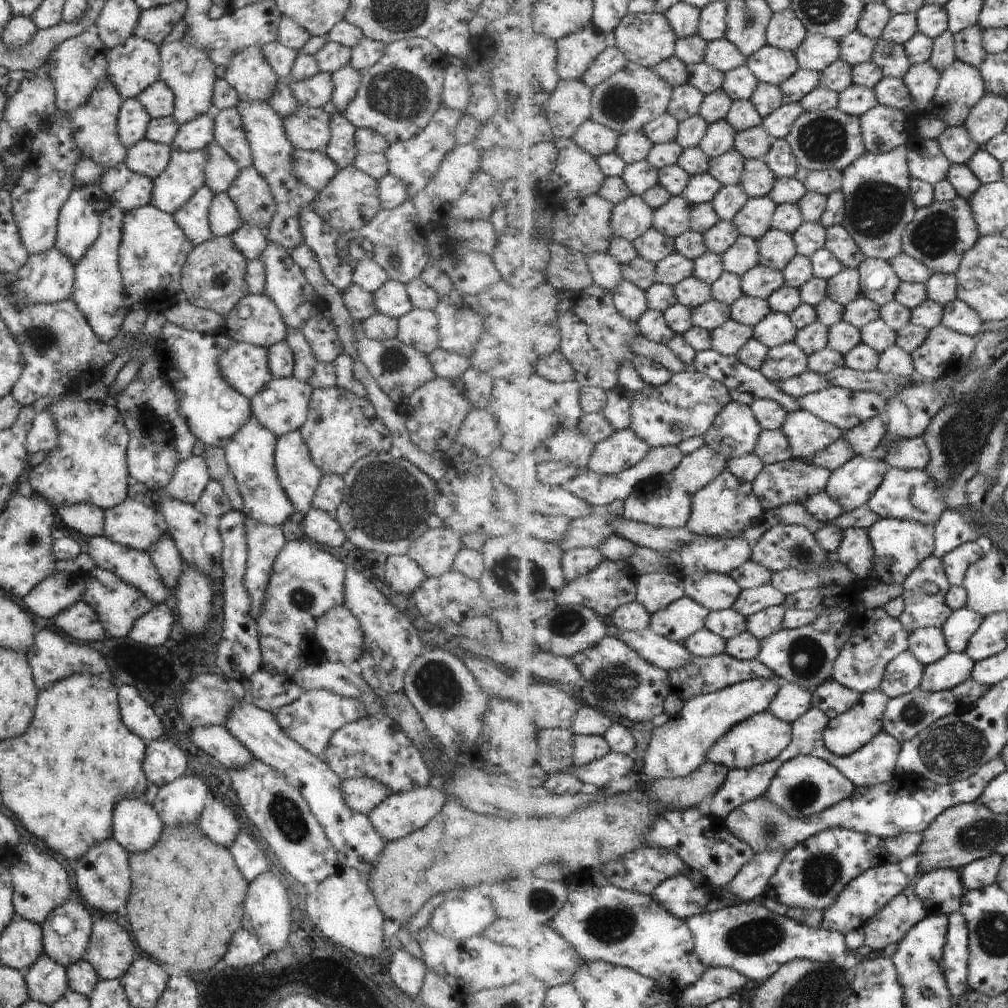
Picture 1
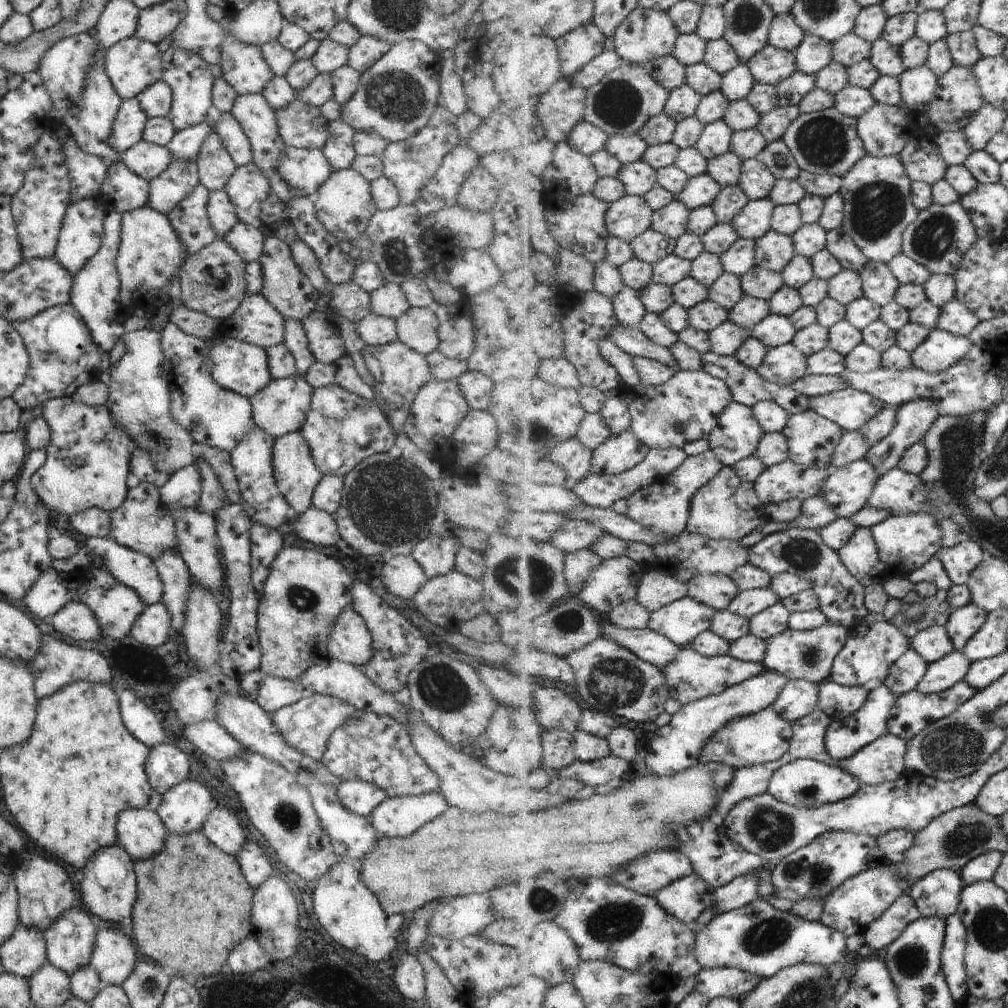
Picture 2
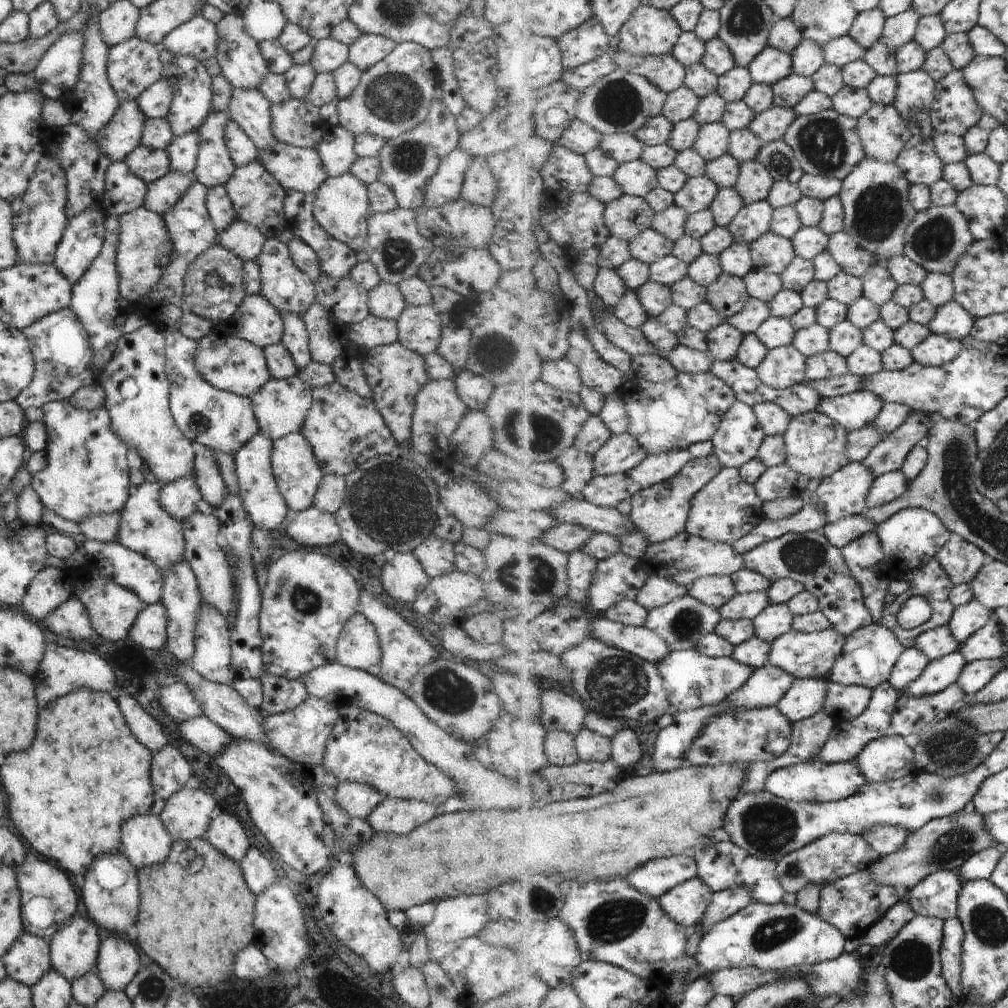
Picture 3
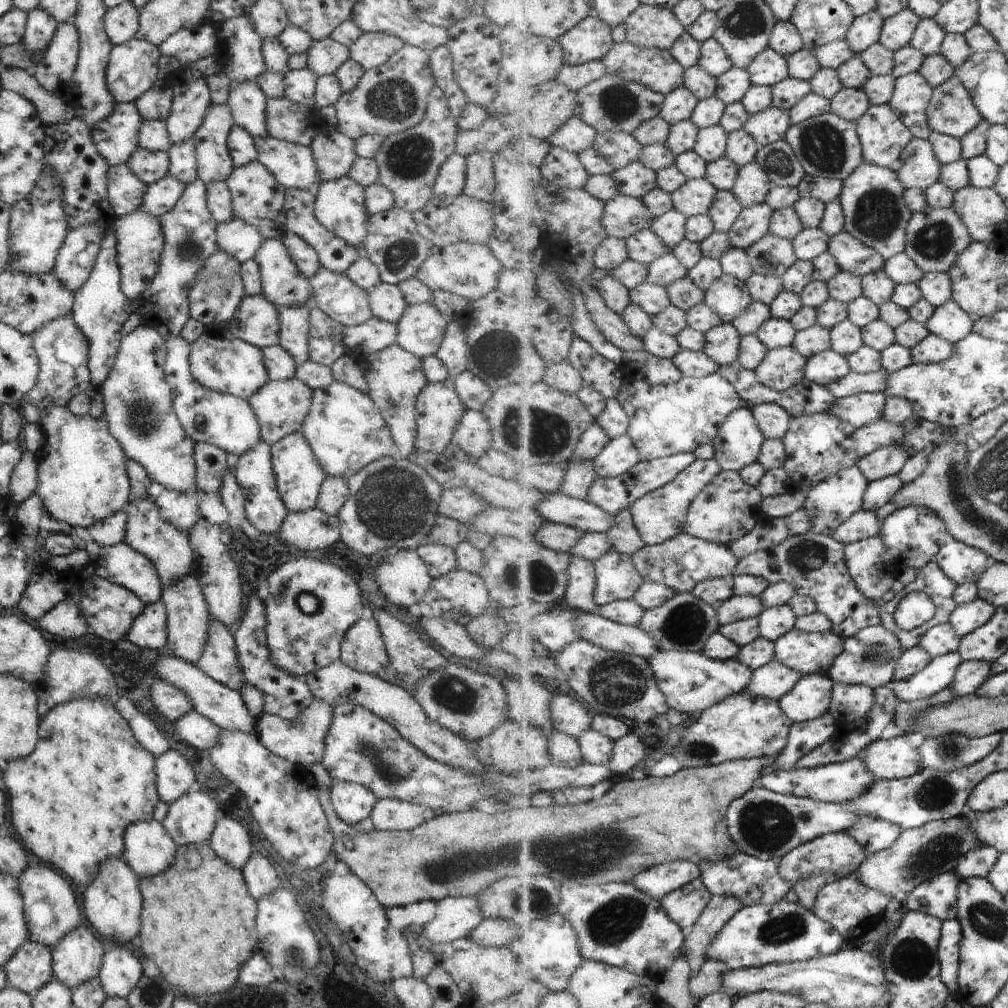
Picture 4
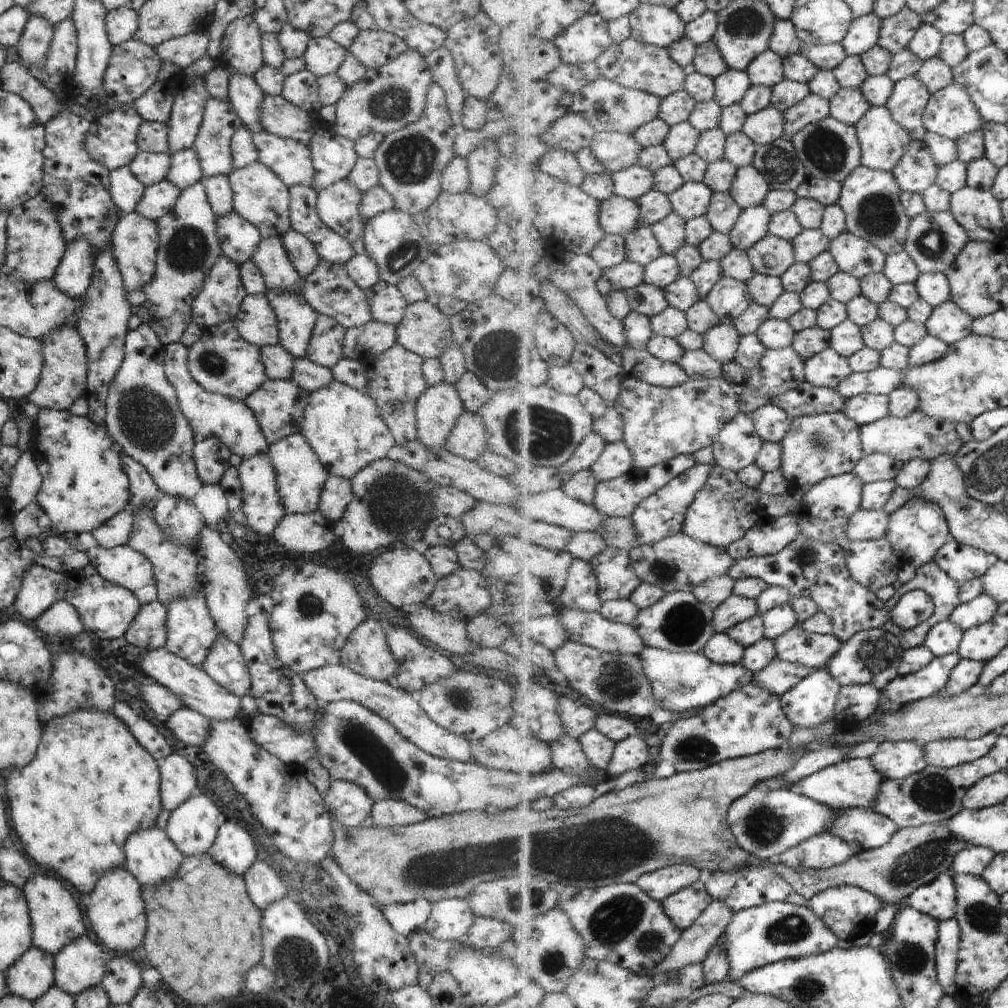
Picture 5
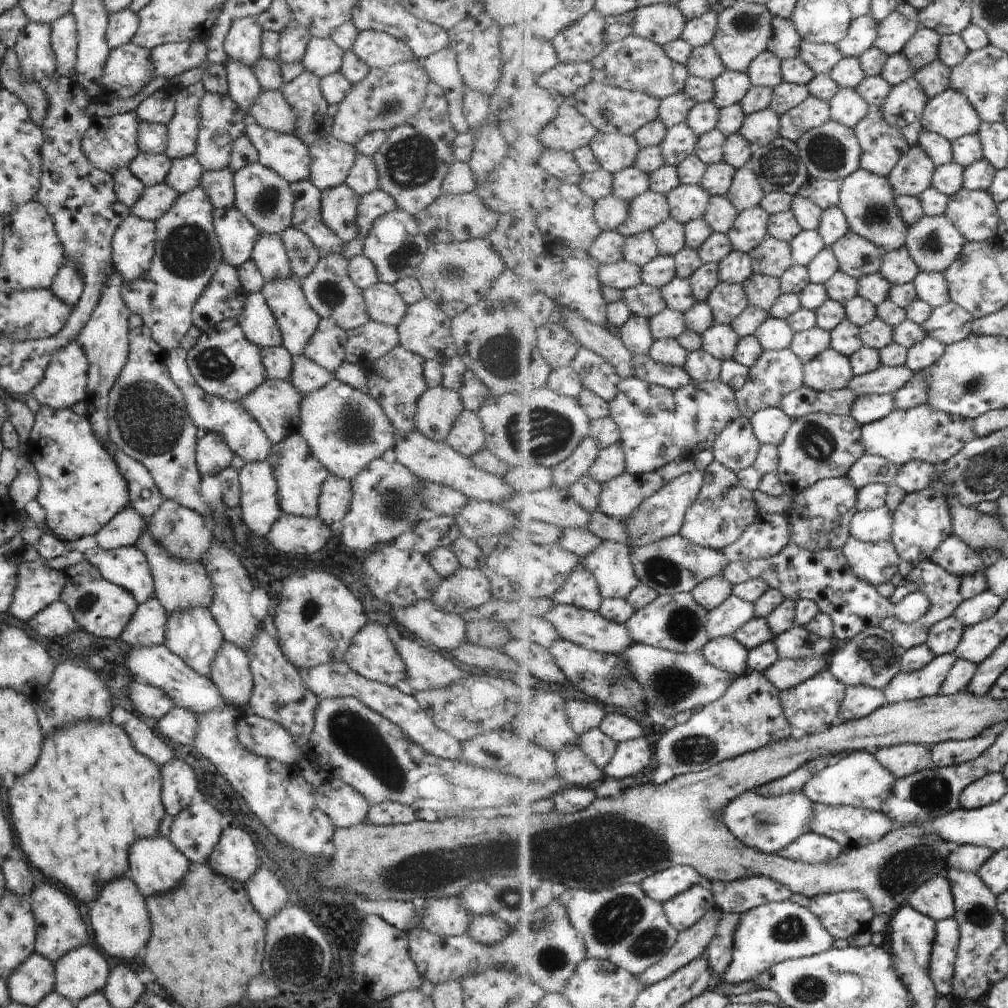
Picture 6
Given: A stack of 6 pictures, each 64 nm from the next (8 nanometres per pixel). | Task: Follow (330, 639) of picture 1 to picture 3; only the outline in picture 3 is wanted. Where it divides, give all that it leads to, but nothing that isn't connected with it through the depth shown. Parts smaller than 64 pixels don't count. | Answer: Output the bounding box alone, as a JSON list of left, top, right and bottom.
[334,612,380,671]

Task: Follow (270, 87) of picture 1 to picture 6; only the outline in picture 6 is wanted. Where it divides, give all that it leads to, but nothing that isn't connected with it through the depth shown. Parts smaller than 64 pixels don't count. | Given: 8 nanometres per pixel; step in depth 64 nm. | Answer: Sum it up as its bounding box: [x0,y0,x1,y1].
[222,17,262,68]

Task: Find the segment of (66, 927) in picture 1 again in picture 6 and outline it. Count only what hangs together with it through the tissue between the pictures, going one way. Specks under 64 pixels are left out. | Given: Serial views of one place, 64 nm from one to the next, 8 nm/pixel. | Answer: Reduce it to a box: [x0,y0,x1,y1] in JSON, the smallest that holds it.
[53,944,109,1001]

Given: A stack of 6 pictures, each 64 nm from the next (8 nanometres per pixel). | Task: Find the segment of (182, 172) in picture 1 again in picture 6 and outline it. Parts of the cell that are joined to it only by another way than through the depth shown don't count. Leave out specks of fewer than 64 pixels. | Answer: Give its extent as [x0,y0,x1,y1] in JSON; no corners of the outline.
[129,182,179,222]

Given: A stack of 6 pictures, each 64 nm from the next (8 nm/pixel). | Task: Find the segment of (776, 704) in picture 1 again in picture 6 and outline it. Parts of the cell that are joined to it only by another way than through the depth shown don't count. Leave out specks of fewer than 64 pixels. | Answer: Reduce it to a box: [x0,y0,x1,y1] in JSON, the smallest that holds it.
[781,671,847,734]

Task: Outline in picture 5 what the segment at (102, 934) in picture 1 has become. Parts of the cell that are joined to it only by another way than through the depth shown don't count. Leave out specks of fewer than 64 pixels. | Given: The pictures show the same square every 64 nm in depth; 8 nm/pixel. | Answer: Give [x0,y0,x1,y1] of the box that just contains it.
[99,952,141,1005]

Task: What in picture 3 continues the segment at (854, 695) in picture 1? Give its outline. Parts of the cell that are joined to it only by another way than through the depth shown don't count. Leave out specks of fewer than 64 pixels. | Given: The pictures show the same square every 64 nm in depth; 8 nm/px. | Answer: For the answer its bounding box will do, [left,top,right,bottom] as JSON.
[823,681,872,725]

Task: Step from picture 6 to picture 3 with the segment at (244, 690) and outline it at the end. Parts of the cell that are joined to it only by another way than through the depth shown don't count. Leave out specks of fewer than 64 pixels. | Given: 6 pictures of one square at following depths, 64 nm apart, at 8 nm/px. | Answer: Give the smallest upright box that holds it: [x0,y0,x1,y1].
[187,600,231,685]

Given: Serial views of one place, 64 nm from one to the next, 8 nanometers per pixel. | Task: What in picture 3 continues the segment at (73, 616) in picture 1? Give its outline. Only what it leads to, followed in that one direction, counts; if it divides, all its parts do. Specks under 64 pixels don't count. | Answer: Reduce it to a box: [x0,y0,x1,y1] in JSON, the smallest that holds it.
[43,597,95,641]

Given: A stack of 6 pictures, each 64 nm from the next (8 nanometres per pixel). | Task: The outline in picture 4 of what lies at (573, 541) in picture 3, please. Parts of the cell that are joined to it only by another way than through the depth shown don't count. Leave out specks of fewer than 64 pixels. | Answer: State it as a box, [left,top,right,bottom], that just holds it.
[534,521,584,554]

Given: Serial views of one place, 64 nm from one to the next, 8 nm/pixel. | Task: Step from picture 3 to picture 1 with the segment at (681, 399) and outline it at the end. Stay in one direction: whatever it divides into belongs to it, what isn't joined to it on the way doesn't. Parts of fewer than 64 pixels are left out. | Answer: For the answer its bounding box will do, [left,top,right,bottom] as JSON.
[630,368,732,447]

